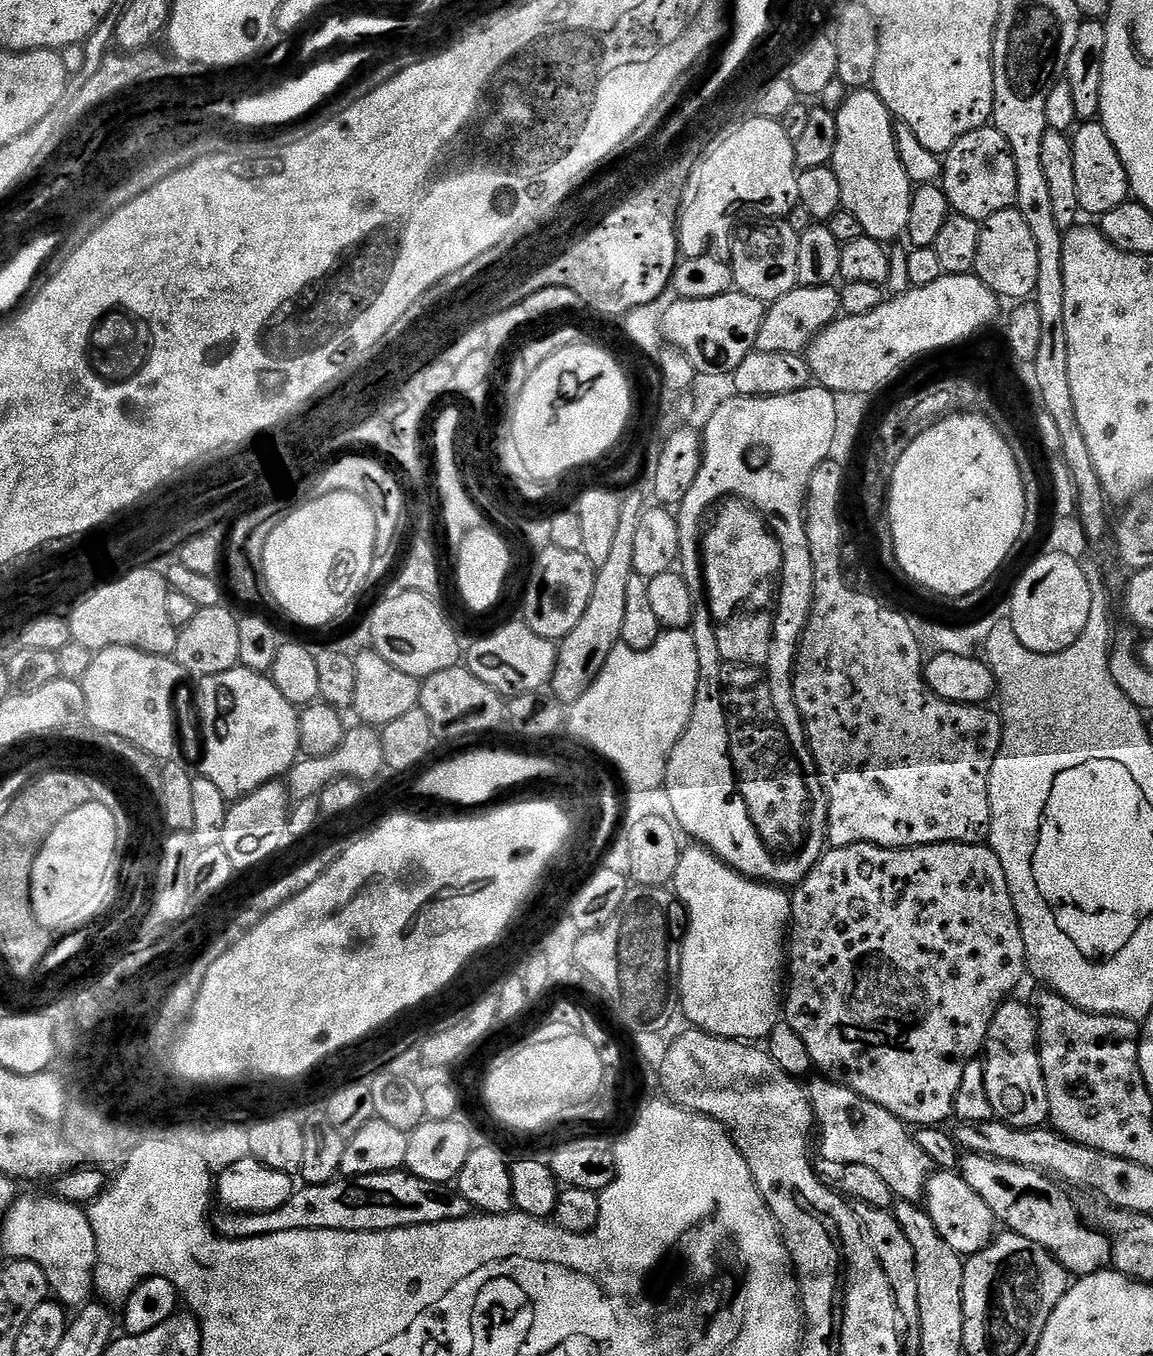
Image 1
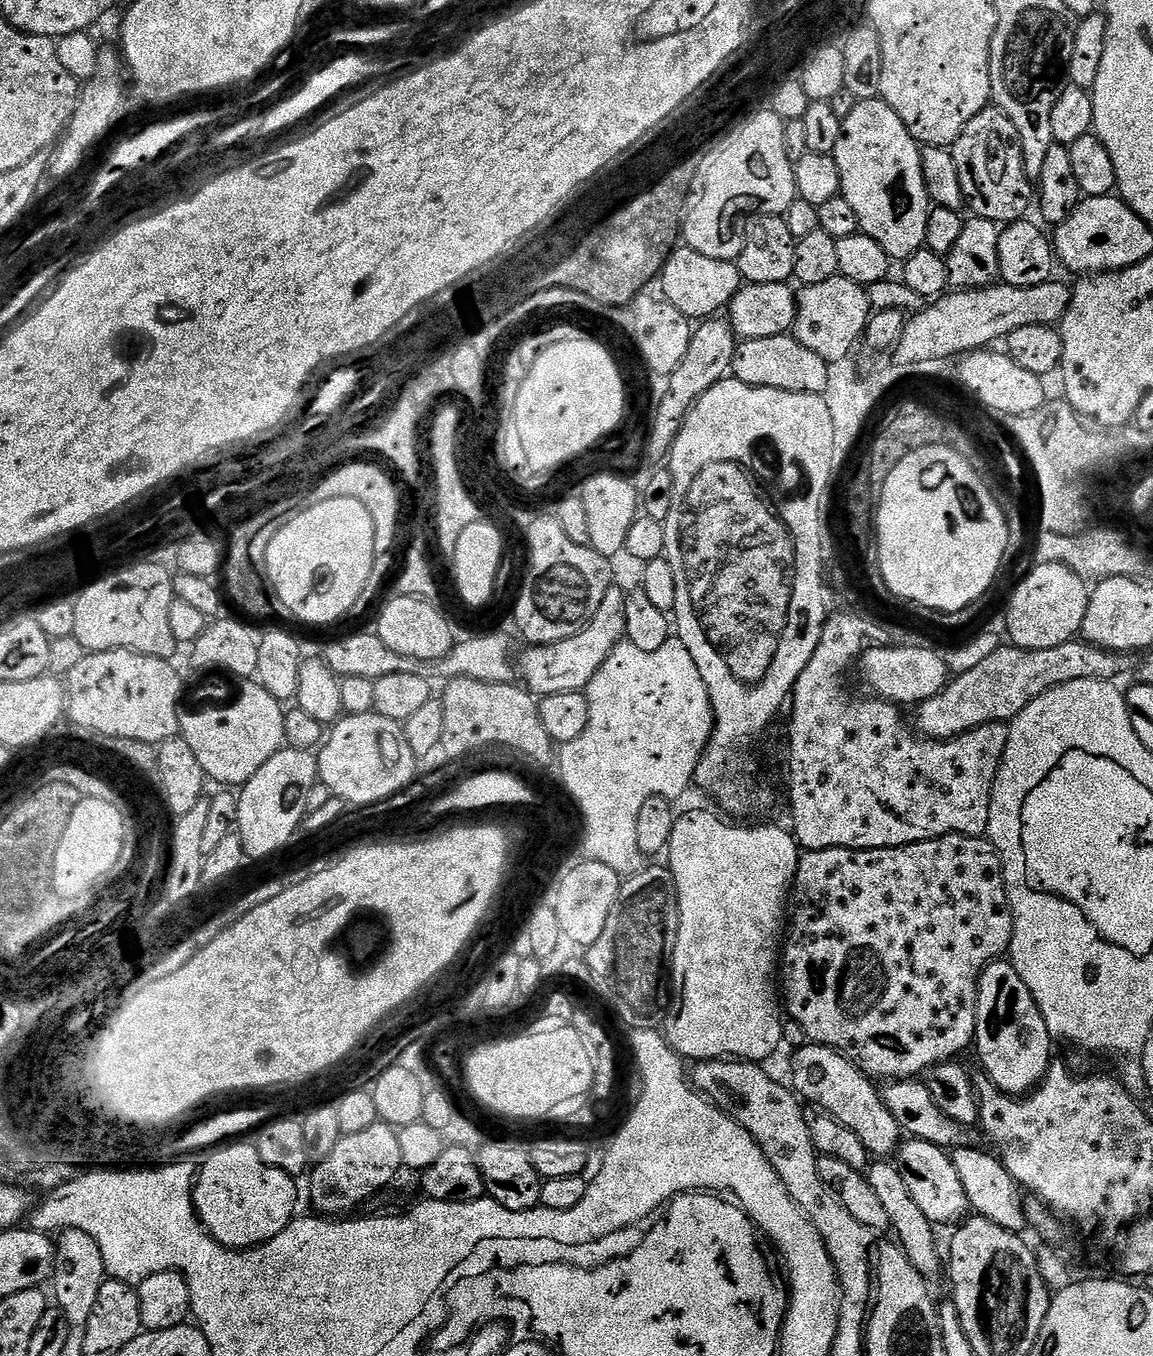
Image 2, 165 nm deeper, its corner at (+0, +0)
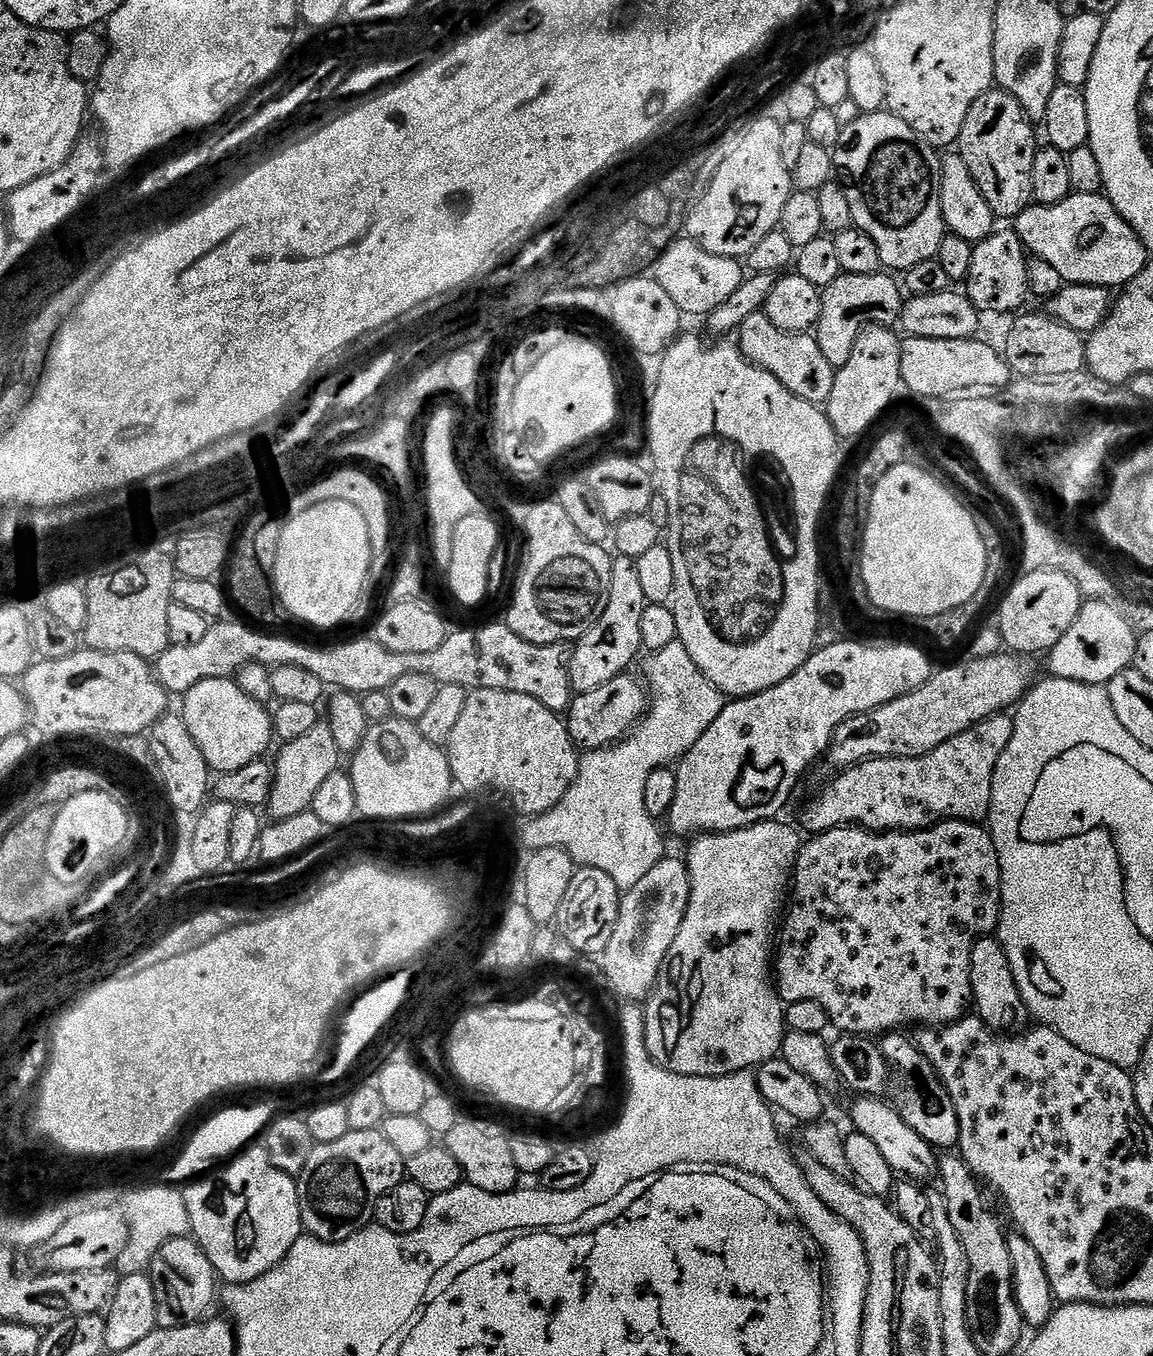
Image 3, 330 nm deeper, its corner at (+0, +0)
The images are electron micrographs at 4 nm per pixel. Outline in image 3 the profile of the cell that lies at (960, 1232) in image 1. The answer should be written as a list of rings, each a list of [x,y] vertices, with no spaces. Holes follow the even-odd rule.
[[[857,1095],[852,1104],[852,1125],[857,1132],[866,1134],[866,1138],[871,1138],[878,1146],[878,1151],[886,1157],[886,1162],[890,1162],[893,1172],[901,1177],[913,1182],[925,1182],[937,1175],[938,1172],[938,1152],[932,1145],[926,1142],[906,1122],[901,1118],[891,1103],[888,1104],[884,1098],[875,1096]]]

